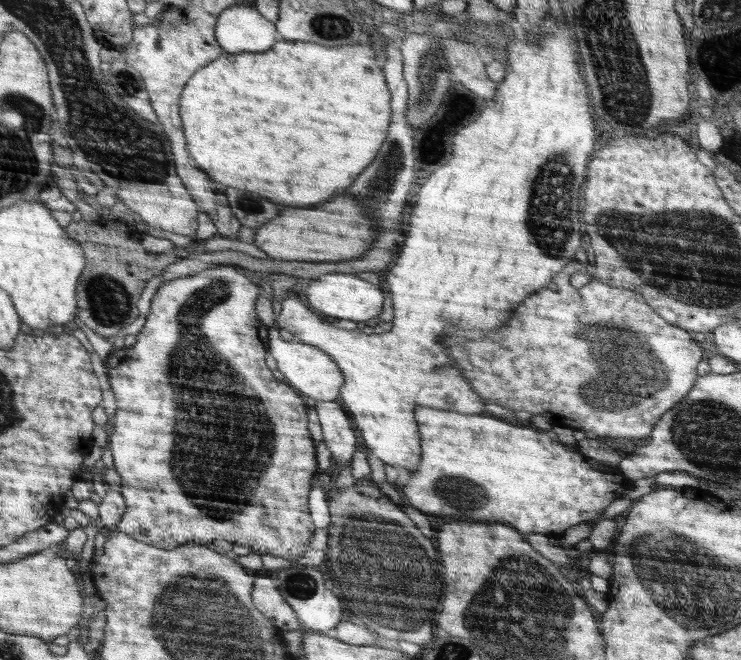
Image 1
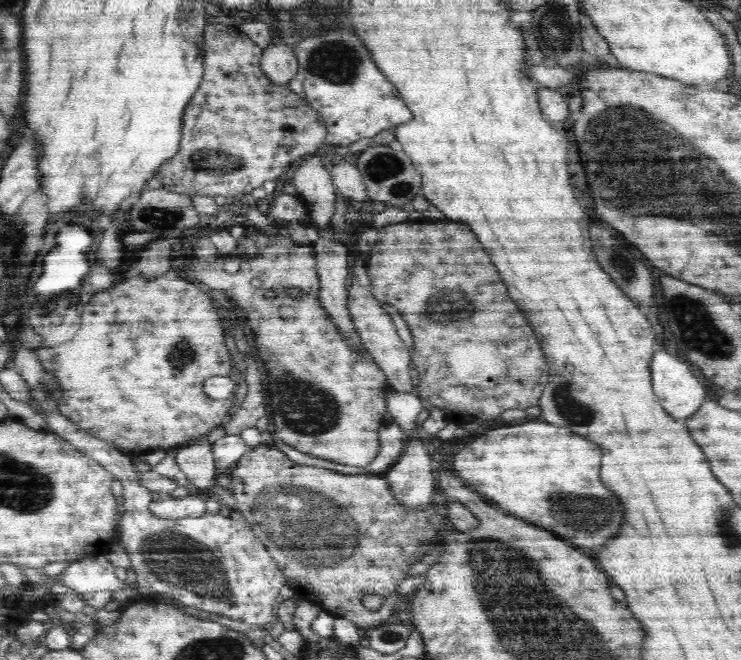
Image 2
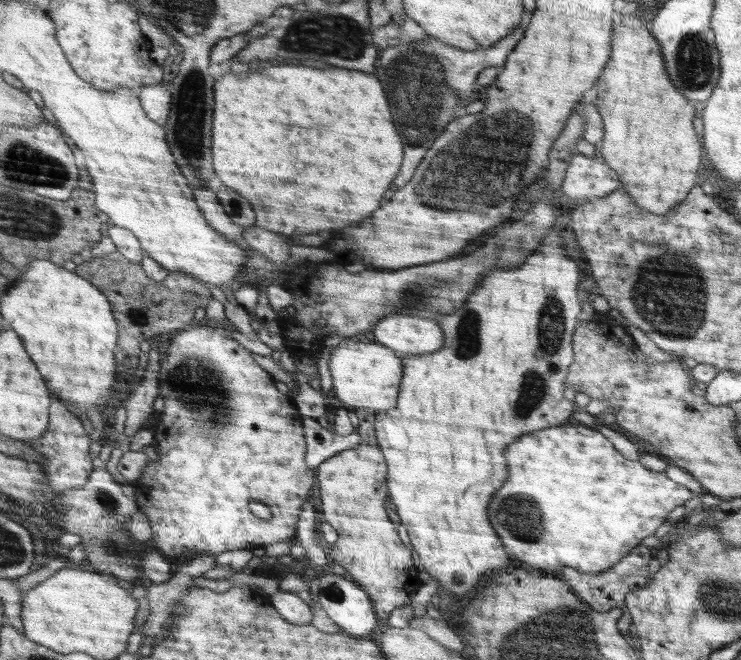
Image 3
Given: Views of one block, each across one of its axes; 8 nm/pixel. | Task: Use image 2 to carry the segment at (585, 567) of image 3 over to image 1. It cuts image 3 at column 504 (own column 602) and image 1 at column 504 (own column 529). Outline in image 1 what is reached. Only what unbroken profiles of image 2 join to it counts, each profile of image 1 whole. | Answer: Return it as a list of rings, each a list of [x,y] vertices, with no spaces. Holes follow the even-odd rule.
[[[414,406],[414,410],[416,422],[420,422],[422,454],[418,470],[410,472],[402,494],[416,510],[430,514],[444,512],[464,522],[508,522],[520,532],[536,532],[559,539],[574,524],[598,517],[608,504],[625,496],[626,489],[632,487],[632,480],[626,480],[620,472],[592,458],[584,458],[578,452],[568,452],[562,444],[554,444],[544,432],[536,432],[528,426],[514,426],[492,416],[456,414],[424,406]]]

